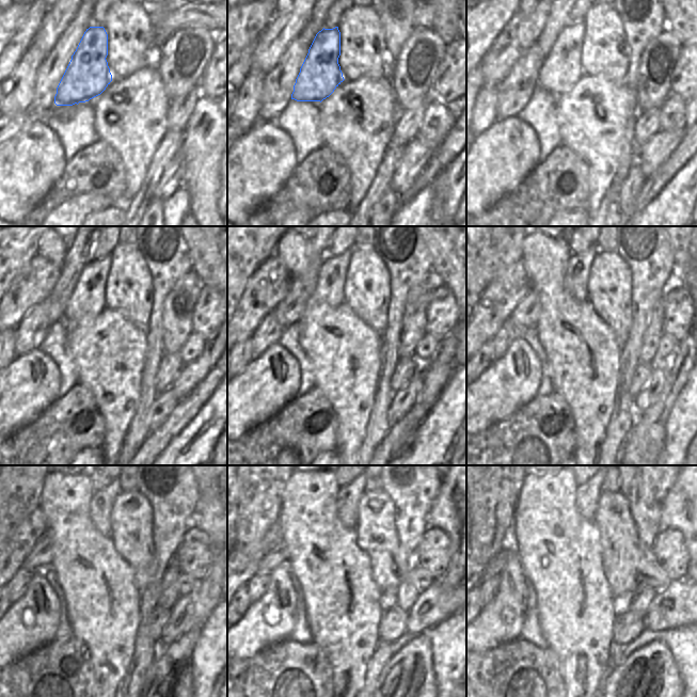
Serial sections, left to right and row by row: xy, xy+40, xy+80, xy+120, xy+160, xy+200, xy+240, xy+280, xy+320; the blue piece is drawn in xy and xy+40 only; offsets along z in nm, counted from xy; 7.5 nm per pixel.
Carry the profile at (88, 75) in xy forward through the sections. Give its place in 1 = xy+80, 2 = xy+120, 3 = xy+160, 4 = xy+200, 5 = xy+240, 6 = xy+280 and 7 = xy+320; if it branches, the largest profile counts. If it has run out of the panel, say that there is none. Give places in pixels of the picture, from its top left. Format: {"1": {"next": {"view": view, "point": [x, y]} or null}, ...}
{"1": {"next": {"view": "xy+80", "point": [560, 69]}}, "2": {"next": {"view": "xy+120", "point": [86, 300]}}, "3": {"next": {"view": "xy+160", "point": [330, 288]}}, "4": {"next": {"view": "xy+200", "point": [577, 270]}}, "5": {"next": {"view": "xy+240", "point": [101, 503]}}, "6": {"next": {"view": "xy+280", "point": [347, 496]}}, "7": {"next": {"view": "xy+320", "point": [587, 494]}}}

